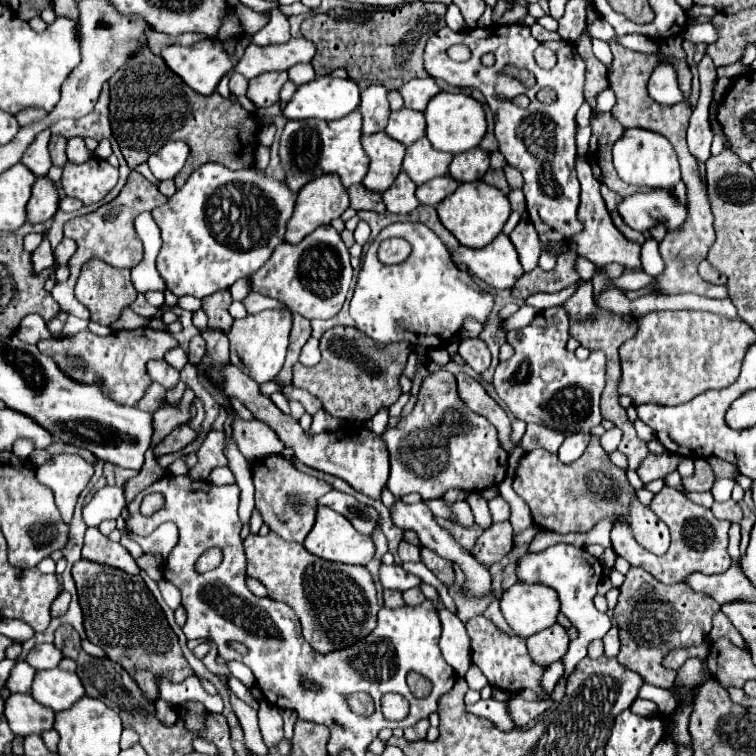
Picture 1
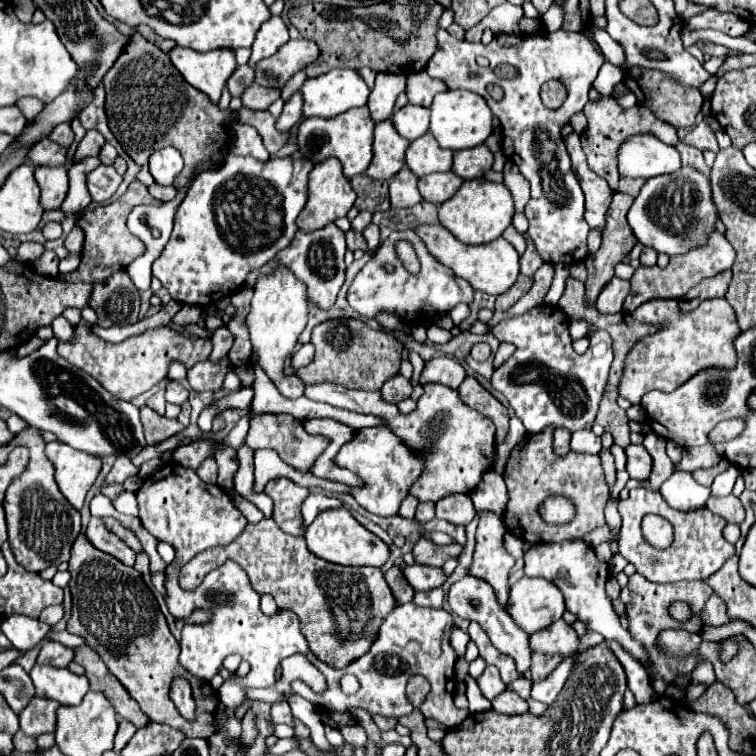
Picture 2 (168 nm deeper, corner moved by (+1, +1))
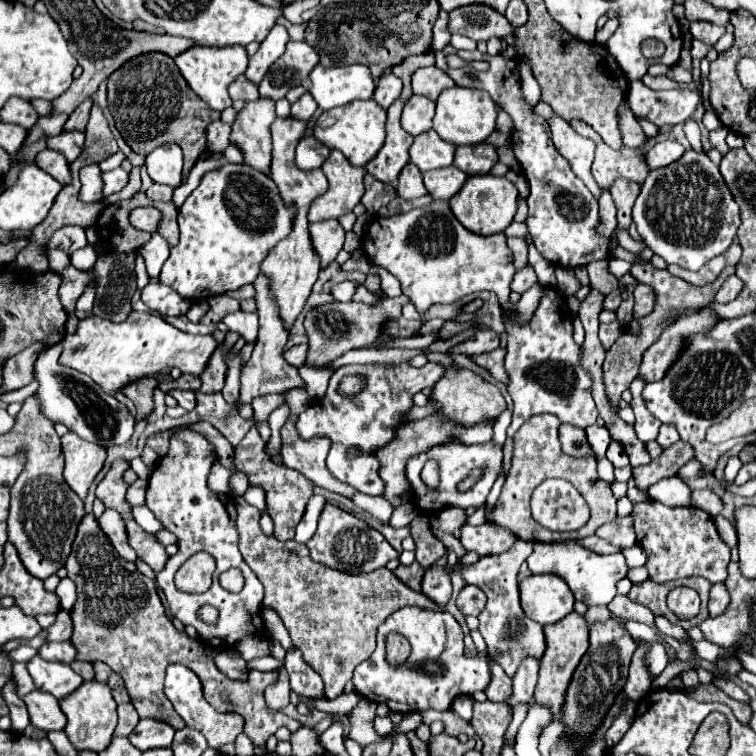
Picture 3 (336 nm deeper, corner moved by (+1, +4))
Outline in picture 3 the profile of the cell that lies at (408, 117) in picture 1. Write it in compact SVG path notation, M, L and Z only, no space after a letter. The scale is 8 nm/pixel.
M414 94L404 106L402 128L412 136L418 136L418 134L430 130L432 118L434 118L434 108L436 108L436 104L430 98Z

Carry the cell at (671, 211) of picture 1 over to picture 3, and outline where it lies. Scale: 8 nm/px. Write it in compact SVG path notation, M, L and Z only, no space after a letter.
M686 150L682 158L668 168L650 170L636 198L632 218L642 240L656 256L668 264L698 270L730 248L740 224L740 208L708 154Z

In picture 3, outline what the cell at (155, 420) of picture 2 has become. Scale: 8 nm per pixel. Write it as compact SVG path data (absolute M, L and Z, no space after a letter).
M146 376L146 380L136 380L134 384L128 384L126 388L120 390L124 396L128 396L134 402L138 410L136 422L142 422L146 414L152 412L152 394L156 386L158 386L158 376Z

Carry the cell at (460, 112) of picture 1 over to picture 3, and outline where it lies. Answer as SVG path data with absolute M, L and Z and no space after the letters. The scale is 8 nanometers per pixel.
M452 86L452 88L444 90L440 94L440 98L436 100L434 130L440 134L442 140L452 142L456 146L480 144L496 130L496 116L498 116L498 106L494 104L494 100L490 98L490 94L486 90Z

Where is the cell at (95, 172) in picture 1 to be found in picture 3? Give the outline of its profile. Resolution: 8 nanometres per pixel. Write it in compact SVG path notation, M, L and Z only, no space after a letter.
M116 168L116 170L104 172L102 180L104 180L104 196L108 198L108 196L120 192L128 184L128 172L124 172L122 168Z

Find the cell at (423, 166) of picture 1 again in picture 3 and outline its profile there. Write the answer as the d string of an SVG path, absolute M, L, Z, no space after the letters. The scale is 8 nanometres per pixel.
M434 130L422 132L414 138L414 144L410 148L410 160L416 166L450 166L454 160L456 146L450 142L444 142Z

